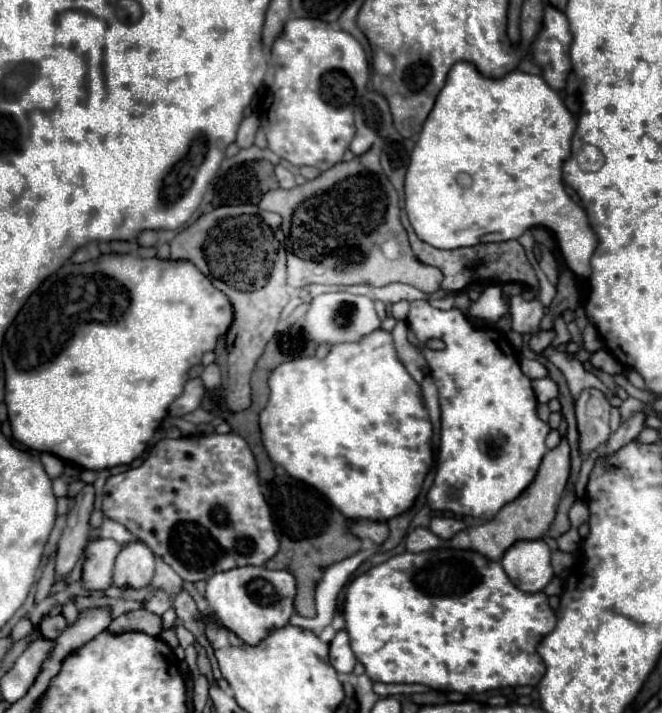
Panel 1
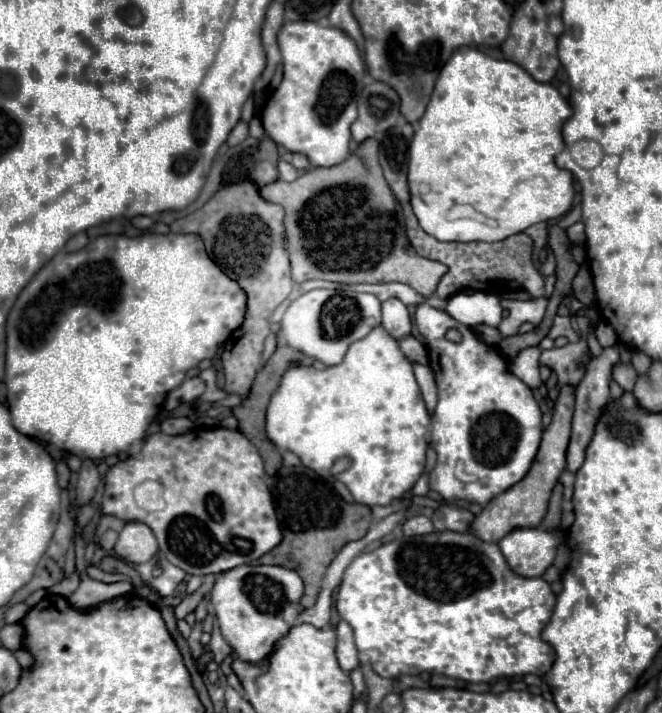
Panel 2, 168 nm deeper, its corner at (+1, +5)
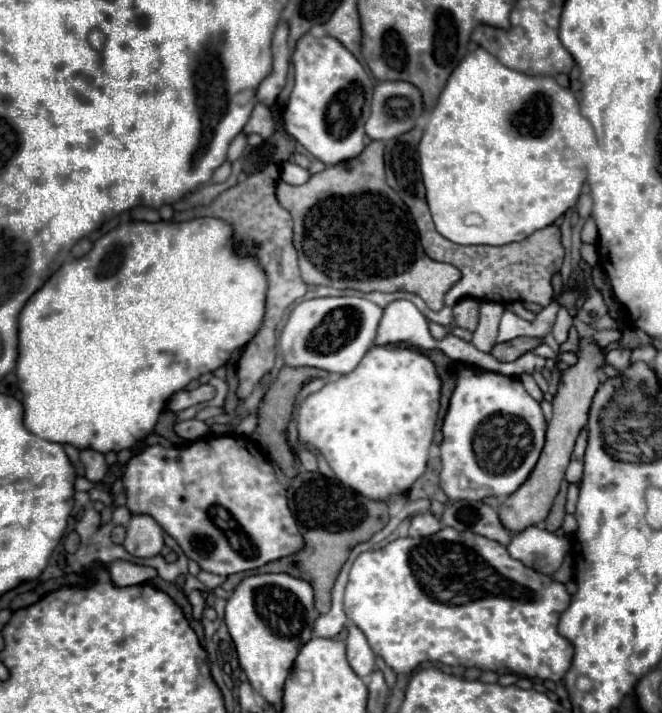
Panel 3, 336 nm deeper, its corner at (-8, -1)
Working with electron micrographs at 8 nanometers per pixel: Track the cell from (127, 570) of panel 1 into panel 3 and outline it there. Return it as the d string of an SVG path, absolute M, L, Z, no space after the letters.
M131 516L123 546L137 558L157 556L163 548L163 530L151 516Z

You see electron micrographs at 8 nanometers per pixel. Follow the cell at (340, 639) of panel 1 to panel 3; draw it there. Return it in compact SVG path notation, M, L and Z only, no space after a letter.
M349 626L347 660L349 660L351 668L355 670L355 674L361 676L361 678L369 676L375 668L375 654L369 648L369 642L367 642L365 634L357 626Z

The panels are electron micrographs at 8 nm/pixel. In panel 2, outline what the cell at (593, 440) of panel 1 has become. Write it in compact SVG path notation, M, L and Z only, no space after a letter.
M616 346L604 348L602 356L592 358L586 376L576 386L576 392L574 392L576 394L576 410L574 410L574 418L572 418L572 438L570 438L570 446L568 446L568 470L572 470L572 472L576 472L582 466L586 448L588 448L592 434L594 434L594 428L596 428L596 422L598 422L604 406L608 404L608 396L610 396L608 384L610 384L612 368L614 368L614 364L618 364L618 358L620 358L620 354L618 354Z

